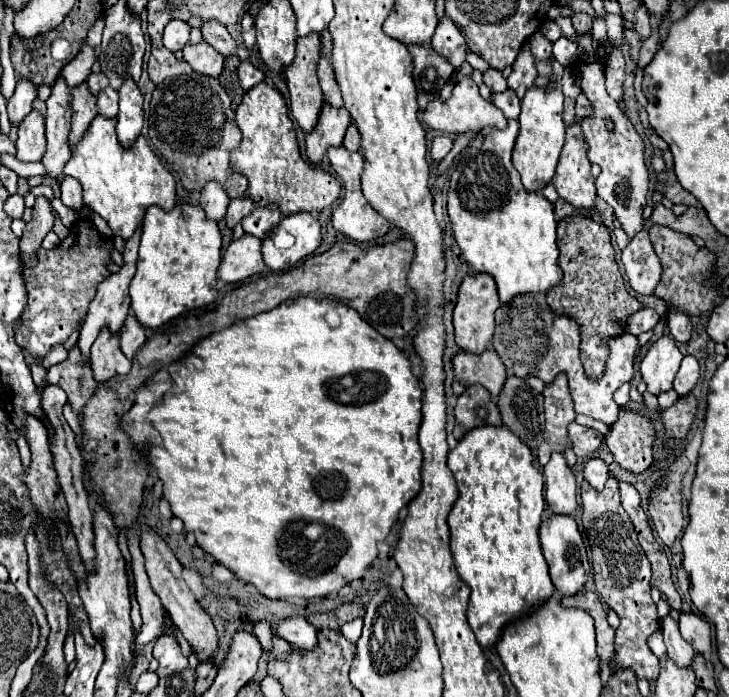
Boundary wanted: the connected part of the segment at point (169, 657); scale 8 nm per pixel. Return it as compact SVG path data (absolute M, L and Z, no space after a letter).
M170 636L158 638L158 642L153 647L153 657L158 661L156 673L160 673L161 678L184 670L188 666L188 658L182 654L178 642Z

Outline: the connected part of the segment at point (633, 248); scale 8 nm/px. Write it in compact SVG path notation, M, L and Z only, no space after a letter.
M642 230L630 240L630 244L622 250L620 260L624 264L630 288L642 296L654 294L654 288L660 282L662 266L656 258L656 252L652 250L648 230Z

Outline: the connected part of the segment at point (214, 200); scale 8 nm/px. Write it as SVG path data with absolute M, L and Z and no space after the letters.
M206 182L206 186L200 190L200 206L204 208L206 216L212 220L222 220L226 216L228 208L228 194L220 186L220 182Z

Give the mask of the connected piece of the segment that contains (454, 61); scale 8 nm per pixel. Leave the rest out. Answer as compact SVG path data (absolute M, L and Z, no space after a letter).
M442 16L438 20L438 28L432 36L432 48L448 58L454 68L458 68L466 60L466 40L448 16Z

